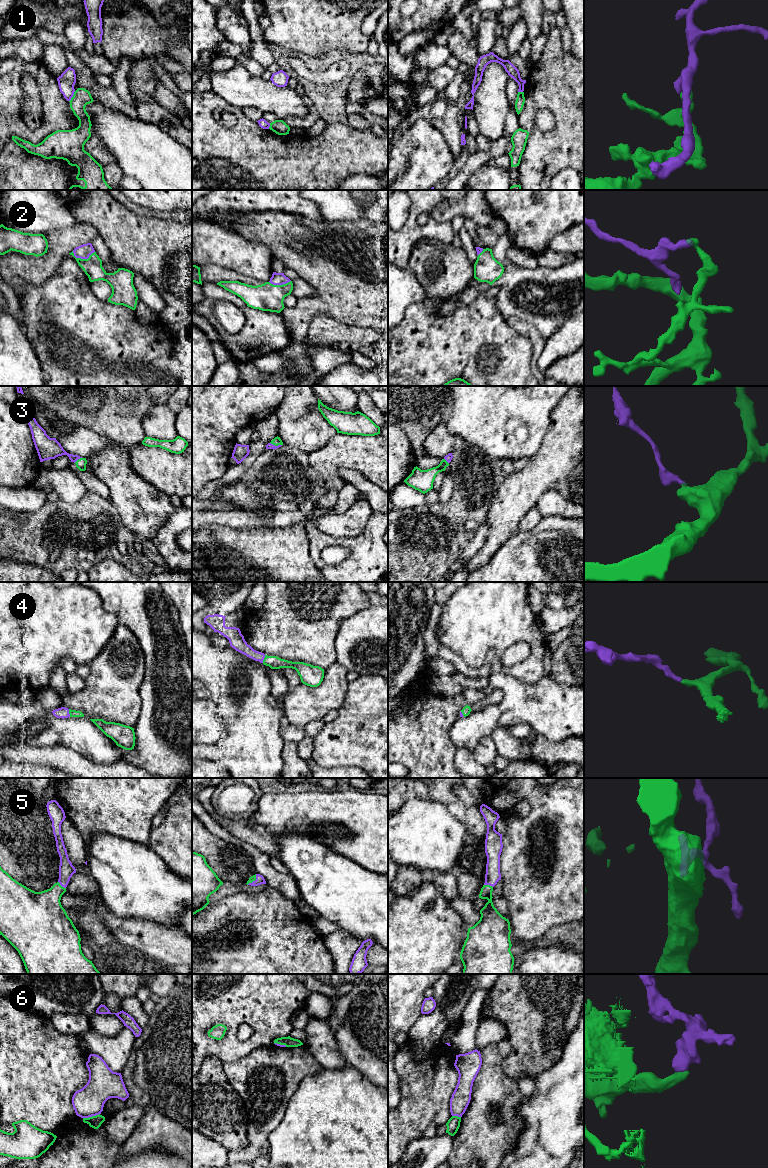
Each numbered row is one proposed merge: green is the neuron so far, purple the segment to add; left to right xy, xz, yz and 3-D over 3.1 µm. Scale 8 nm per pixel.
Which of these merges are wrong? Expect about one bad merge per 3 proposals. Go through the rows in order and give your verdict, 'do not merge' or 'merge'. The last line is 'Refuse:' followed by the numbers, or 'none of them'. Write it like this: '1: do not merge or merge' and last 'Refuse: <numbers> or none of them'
1: do not merge
2: merge
3: merge
4: merge
5: merge
6: do not merge
Refuse: 1, 6

